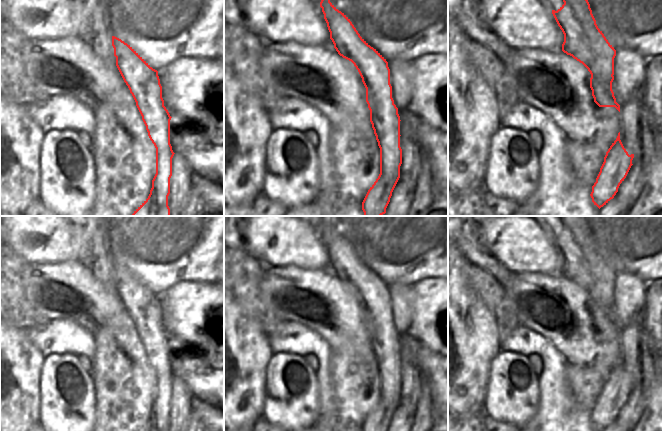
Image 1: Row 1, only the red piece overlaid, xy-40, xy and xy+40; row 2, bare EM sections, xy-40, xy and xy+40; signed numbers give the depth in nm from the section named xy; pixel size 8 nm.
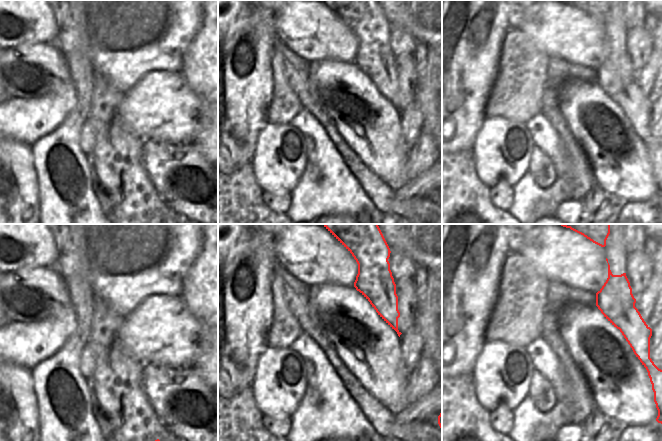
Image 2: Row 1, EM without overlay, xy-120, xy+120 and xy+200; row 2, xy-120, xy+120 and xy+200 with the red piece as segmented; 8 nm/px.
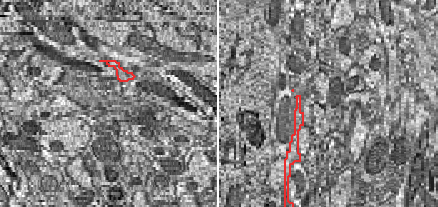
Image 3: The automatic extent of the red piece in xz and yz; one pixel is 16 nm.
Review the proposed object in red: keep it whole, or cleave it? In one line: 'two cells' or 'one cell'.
two cells

